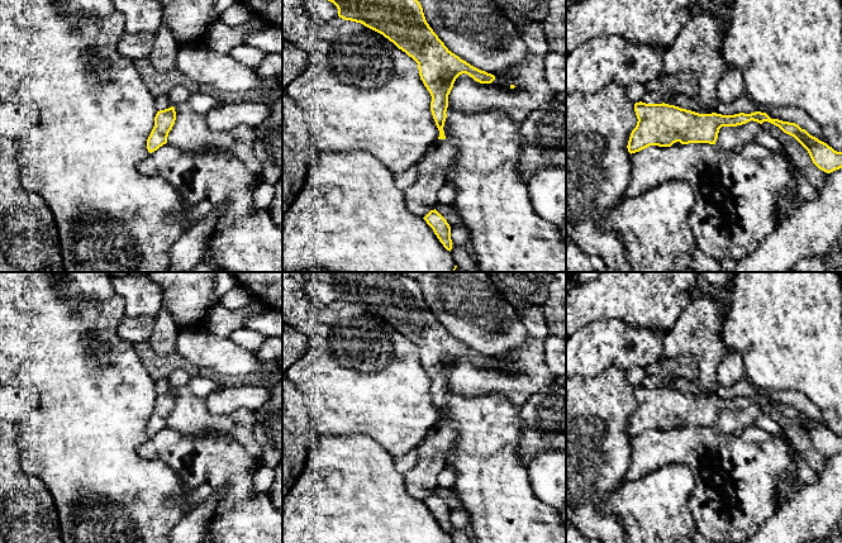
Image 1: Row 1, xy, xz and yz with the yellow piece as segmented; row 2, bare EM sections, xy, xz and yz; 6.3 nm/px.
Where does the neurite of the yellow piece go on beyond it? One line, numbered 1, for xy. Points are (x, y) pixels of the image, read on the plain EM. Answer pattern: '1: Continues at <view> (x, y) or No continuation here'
1: No continuation here

